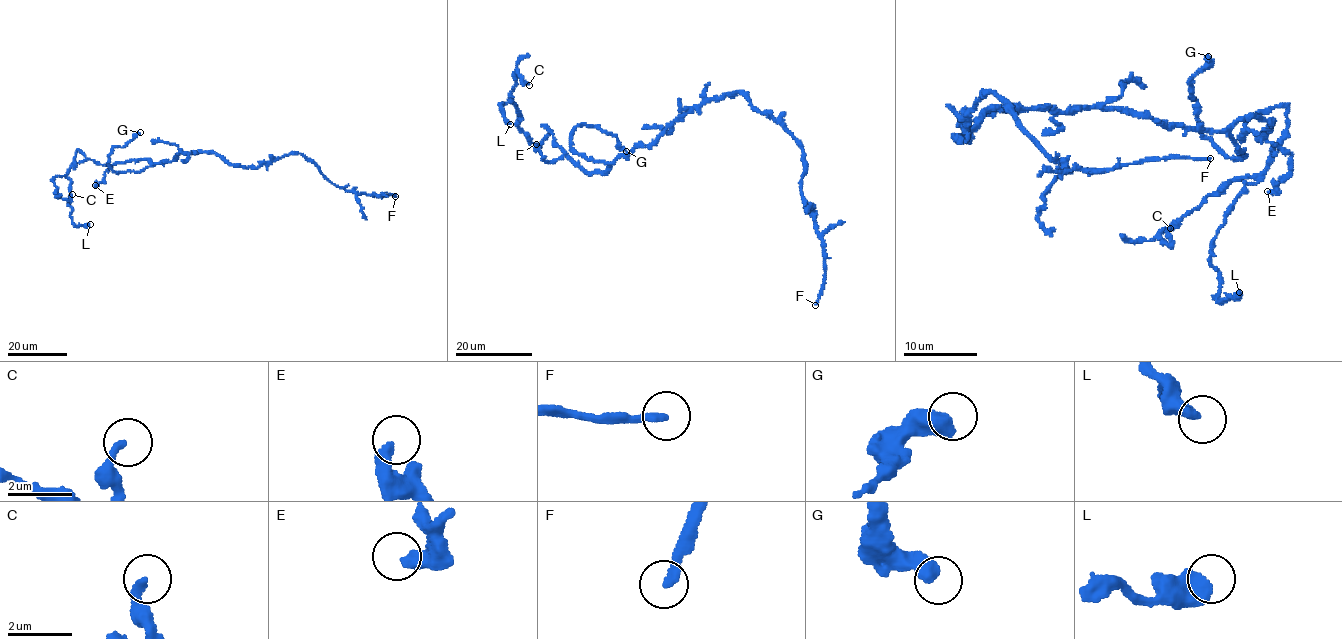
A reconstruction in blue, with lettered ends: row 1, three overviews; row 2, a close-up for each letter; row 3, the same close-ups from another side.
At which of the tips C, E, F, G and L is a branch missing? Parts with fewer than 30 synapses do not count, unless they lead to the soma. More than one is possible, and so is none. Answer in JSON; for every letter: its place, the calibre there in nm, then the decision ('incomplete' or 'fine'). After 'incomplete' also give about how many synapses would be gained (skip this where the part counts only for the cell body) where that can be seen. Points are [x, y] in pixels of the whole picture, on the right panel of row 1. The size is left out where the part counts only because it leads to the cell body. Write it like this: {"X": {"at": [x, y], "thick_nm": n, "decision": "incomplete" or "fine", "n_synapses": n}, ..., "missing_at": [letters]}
{"C": {"at": [1170, 228], "thick_nm": 280, "decision": "fine"}, "E": {"at": [1267, 191], "thick_nm": 360, "decision": "fine"}, "F": {"at": [1210, 158], "thick_nm": 260, "decision": "incomplete", "n_synapses": 190}, "G": {"at": [1208, 56], "thick_nm": 460, "decision": "fine"}, "L": {"at": [1239, 292], "thick_nm": 500, "decision": "fine"}, "missing_at": ["F"]}

